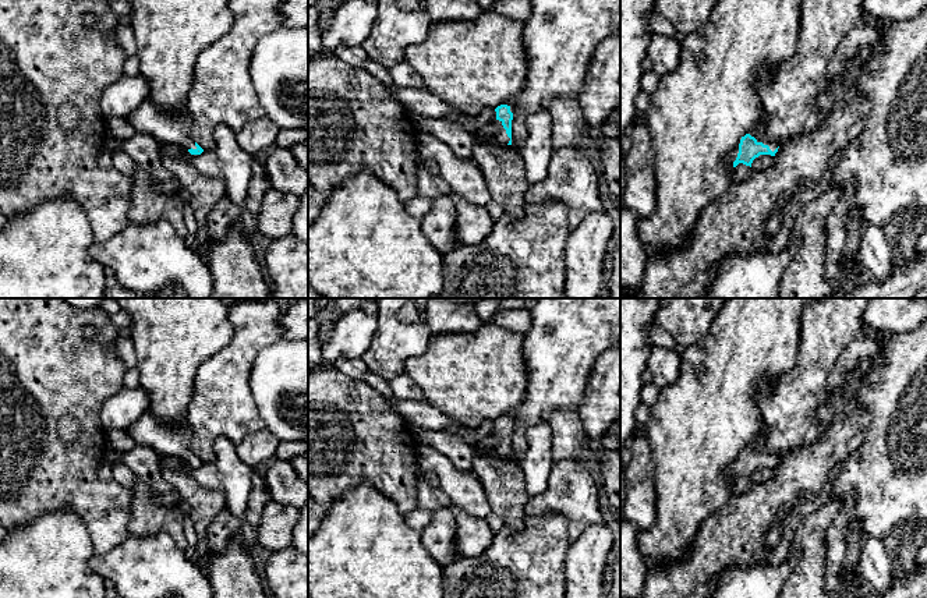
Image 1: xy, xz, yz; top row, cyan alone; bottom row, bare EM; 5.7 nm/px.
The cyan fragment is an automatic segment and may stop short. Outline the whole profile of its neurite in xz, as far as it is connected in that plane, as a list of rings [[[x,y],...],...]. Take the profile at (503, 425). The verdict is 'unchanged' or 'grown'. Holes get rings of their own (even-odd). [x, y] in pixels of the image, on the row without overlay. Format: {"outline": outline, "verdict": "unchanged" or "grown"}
{"outline": [[[500,417],[495,421],[495,424],[496,431],[492,434],[492,436],[498,440],[498,443],[487,452],[503,457],[512,457],[513,425],[510,424],[510,418]]], "verdict": "grown"}

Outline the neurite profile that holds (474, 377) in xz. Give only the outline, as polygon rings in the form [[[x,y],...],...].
[[[492,322],[474,332],[431,335],[424,354],[404,361],[404,374],[421,388],[428,403],[459,424],[477,429],[485,421],[512,418],[527,389],[524,336]]]

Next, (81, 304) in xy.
[[[64,298],[64,301],[78,311],[91,311],[100,307],[105,298]]]

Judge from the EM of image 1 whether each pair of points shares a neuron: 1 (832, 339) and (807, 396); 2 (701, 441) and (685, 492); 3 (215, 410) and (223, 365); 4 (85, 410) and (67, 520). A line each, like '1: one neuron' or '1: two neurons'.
1: one neuron
2: one neuron
3: one neuron
4: two neurons

